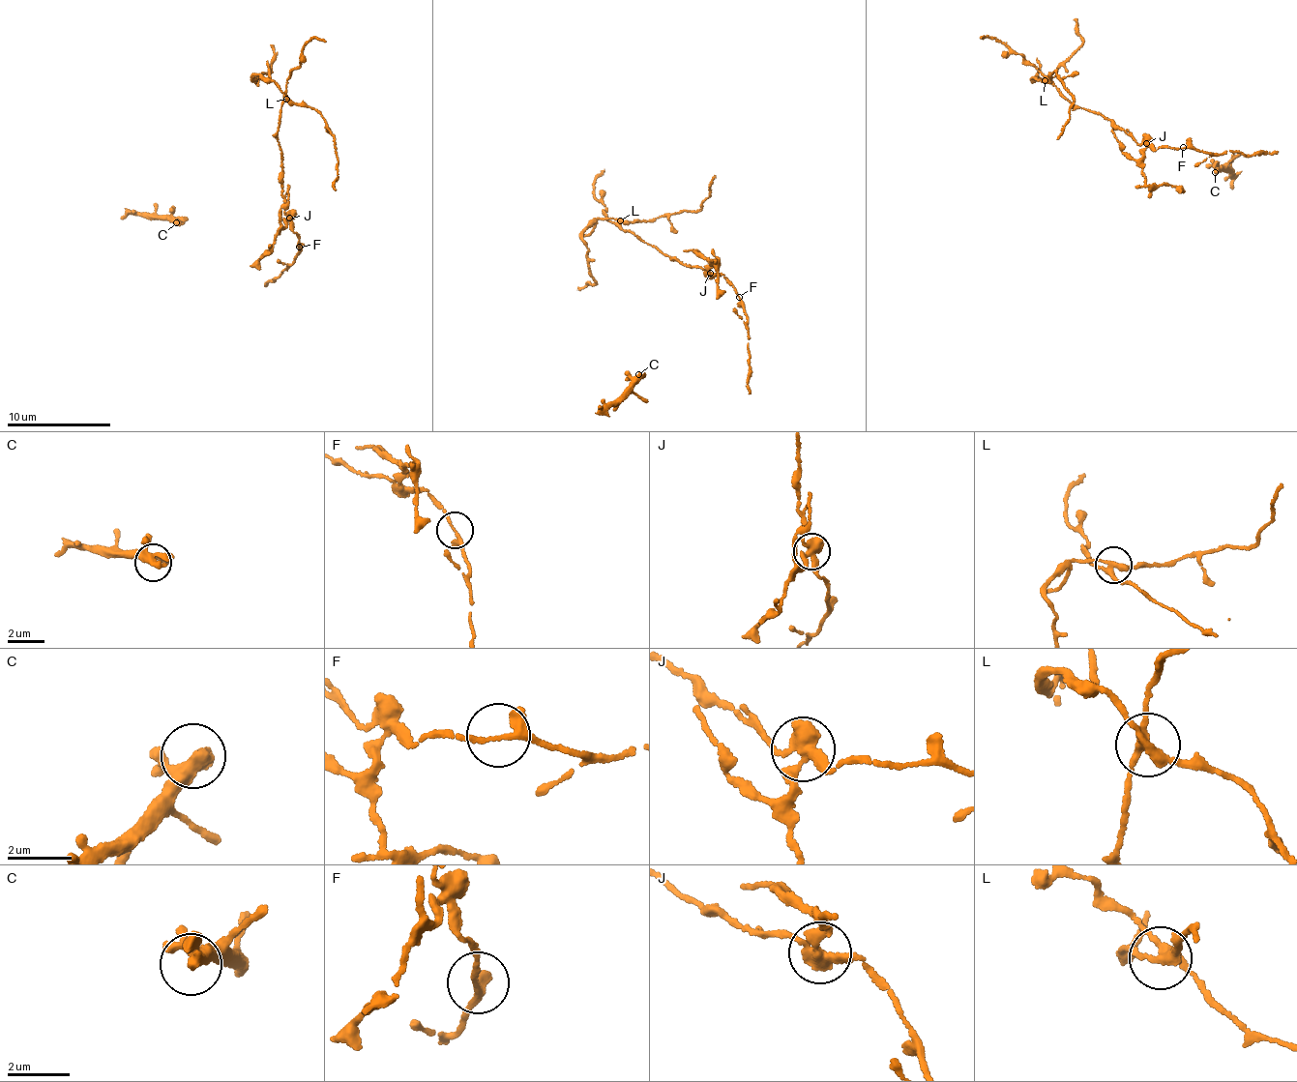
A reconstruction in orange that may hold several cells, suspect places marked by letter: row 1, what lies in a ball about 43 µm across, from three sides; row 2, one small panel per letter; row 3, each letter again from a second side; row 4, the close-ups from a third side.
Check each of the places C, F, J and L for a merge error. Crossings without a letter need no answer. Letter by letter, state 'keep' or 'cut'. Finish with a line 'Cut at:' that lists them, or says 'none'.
C: keep
F: keep
J: cut
L: cut
Cut at: J, L

